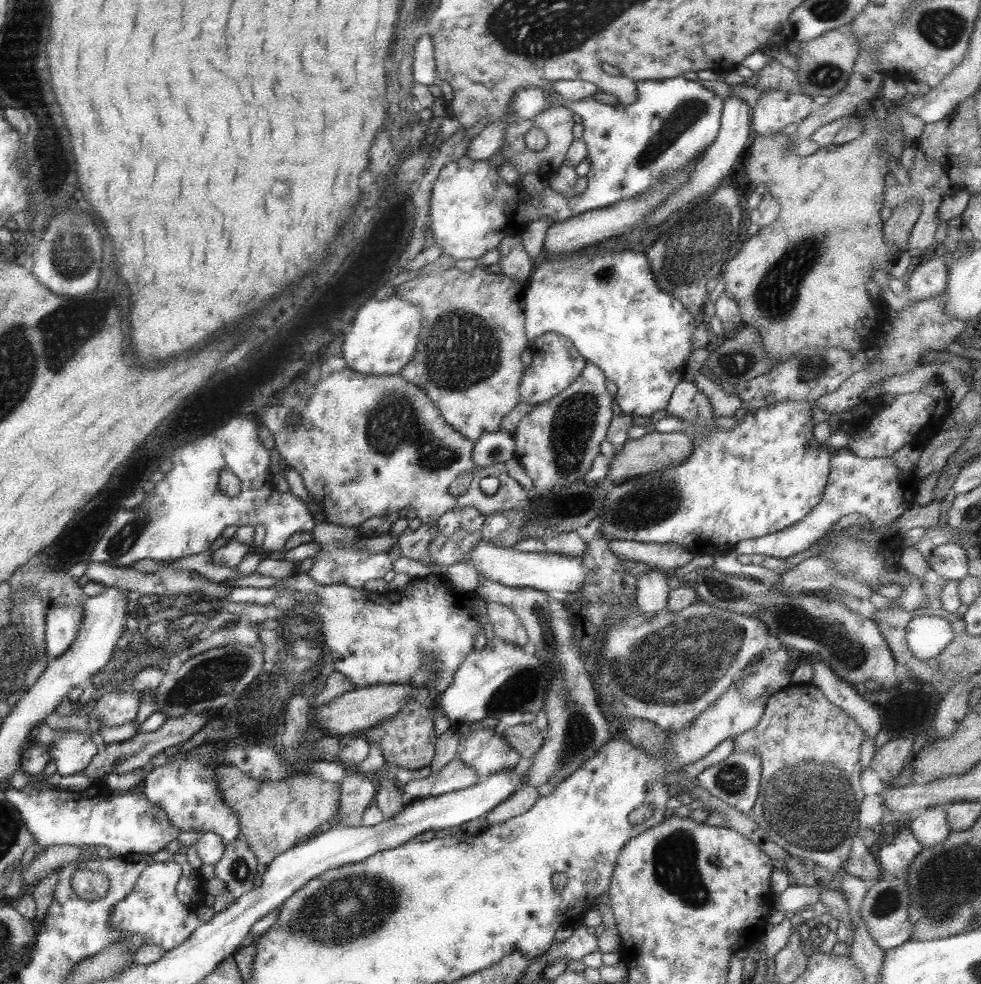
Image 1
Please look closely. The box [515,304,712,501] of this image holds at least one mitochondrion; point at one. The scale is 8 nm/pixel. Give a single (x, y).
(572, 428)

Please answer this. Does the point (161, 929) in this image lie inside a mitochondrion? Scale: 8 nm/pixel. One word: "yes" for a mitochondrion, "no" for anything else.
no

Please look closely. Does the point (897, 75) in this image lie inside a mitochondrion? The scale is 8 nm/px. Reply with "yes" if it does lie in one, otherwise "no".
no

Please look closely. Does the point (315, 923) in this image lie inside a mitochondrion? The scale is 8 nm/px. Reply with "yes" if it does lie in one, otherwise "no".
yes

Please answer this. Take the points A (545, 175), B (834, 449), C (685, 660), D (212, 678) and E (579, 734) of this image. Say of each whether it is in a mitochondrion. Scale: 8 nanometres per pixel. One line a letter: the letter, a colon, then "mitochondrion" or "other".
A: other
B: other
C: mitochondrion
D: mitochondrion
E: mitochondrion

